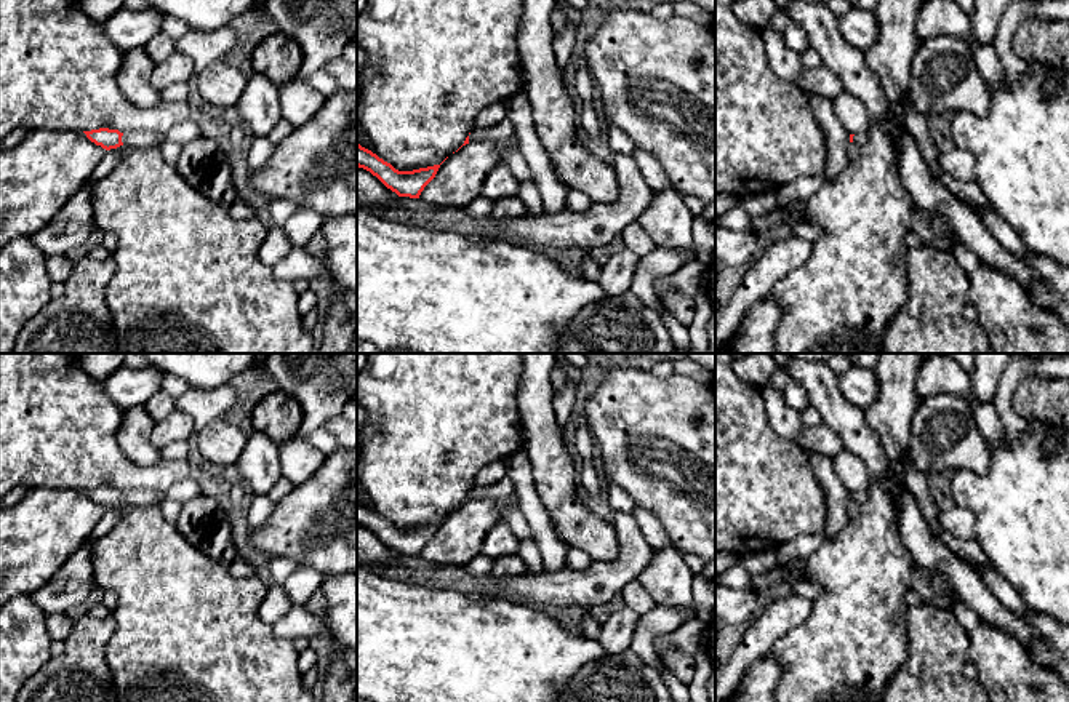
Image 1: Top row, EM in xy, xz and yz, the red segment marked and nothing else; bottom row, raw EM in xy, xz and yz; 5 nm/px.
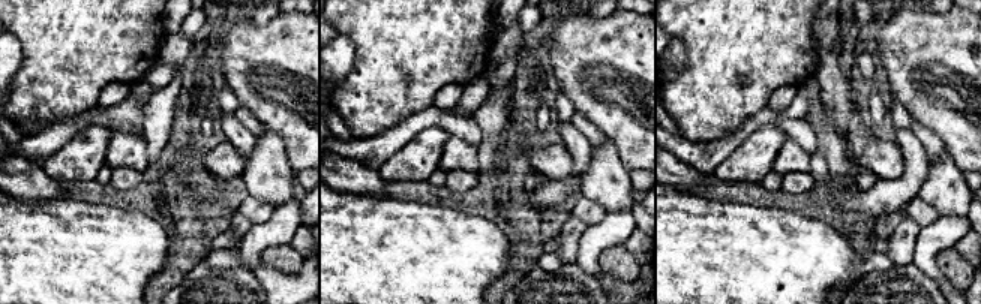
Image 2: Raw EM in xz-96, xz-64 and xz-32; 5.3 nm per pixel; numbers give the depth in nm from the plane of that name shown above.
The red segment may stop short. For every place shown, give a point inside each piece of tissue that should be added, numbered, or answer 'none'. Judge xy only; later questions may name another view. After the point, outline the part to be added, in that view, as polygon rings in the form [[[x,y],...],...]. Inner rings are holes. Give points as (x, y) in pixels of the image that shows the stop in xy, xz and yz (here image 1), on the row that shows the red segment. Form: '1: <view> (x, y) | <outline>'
1: xy (140, 139) | [[[131,131],[123,133],[122,142],[126,147],[154,150],[158,149],[158,146],[165,141],[165,138],[166,138],[165,134],[149,131]]]

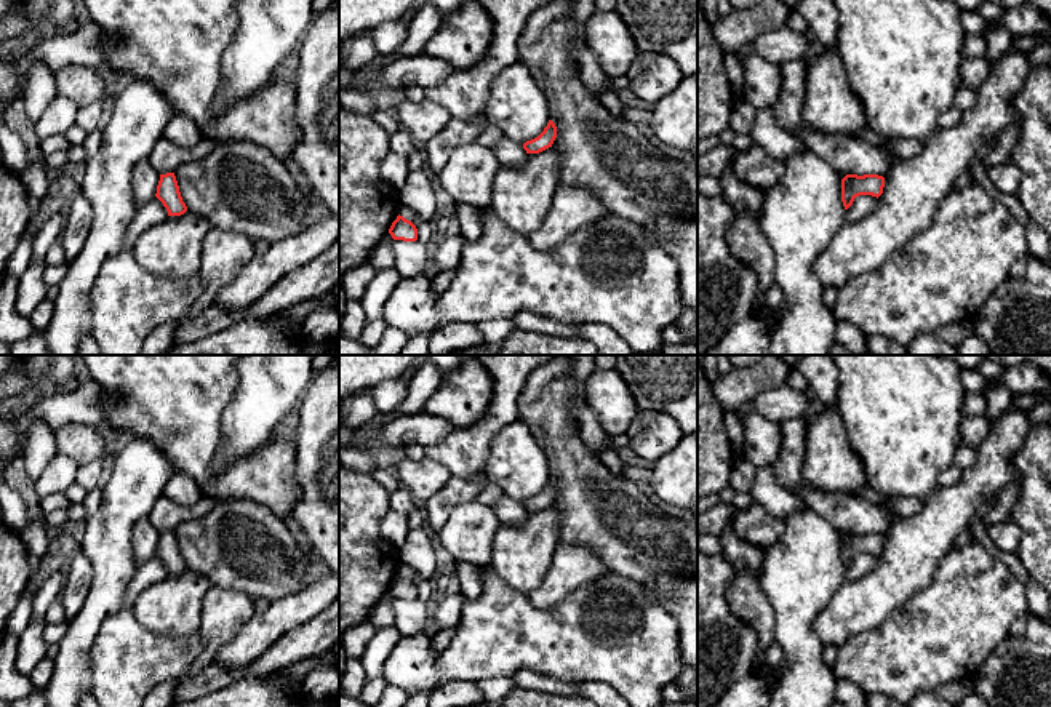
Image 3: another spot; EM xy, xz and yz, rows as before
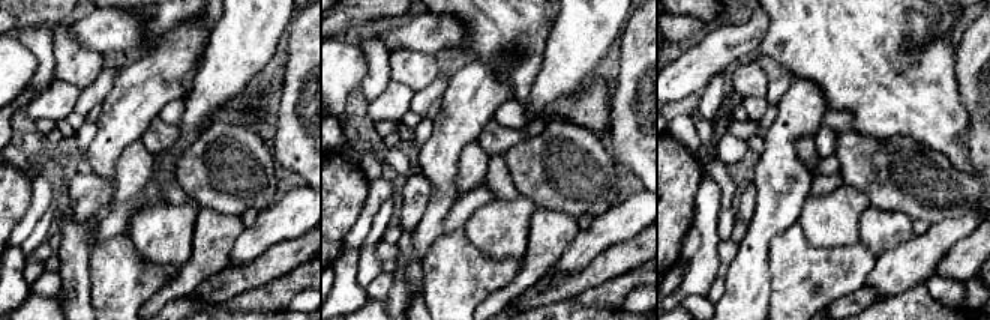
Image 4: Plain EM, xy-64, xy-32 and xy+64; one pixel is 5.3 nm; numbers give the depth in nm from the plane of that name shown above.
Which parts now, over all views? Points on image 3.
none

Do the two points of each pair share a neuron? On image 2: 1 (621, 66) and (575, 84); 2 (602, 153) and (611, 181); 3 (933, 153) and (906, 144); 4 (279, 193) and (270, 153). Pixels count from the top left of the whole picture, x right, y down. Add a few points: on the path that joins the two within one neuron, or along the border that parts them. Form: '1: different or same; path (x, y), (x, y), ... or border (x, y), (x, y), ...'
1: same; path (609, 68), (591, 68), (587, 72)
2: same; path (605, 160), (606, 174)
3: different; border (911, 129), (930, 160)
4: same; path (273, 183), (270, 178), (270, 163)

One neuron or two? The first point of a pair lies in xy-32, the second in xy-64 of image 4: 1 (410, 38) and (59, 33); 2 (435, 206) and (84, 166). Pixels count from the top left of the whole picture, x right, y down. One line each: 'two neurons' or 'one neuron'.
1: two neurons
2: two neurons

